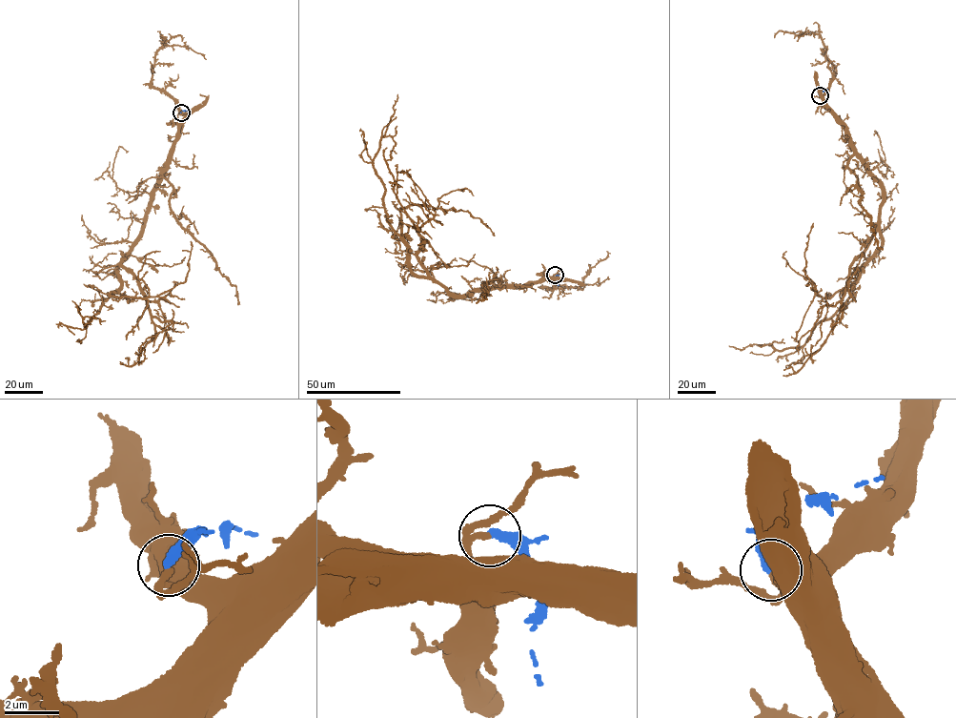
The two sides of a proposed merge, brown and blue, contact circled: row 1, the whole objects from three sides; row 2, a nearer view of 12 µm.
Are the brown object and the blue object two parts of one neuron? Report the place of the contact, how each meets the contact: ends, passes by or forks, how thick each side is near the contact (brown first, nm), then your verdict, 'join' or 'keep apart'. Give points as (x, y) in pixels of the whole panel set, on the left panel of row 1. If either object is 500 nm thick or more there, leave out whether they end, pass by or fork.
place (181, 112); brown passes by; blue ends; calibres 180 and 380 nm; keep apart

